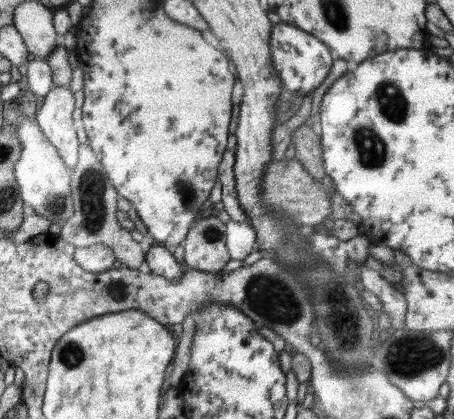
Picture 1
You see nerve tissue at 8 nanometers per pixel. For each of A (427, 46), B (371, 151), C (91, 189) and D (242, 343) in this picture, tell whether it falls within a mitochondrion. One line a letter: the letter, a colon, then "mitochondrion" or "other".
A: other
B: mitochondrion
C: mitochondrion
D: other

